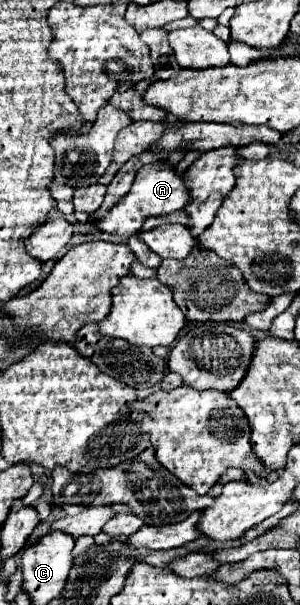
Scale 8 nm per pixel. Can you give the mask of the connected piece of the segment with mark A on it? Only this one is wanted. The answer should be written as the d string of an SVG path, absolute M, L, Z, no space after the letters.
M168 163L144 165L144 169L140 169L140 173L136 175L132 189L120 201L116 201L104 217L94 221L94 225L102 233L114 233L120 237L130 237L132 233L138 233L142 229L142 223L146 217L182 211L186 205L188 205L188 189L184 187L182 175L178 175L174 171L174 165L168 165Z

